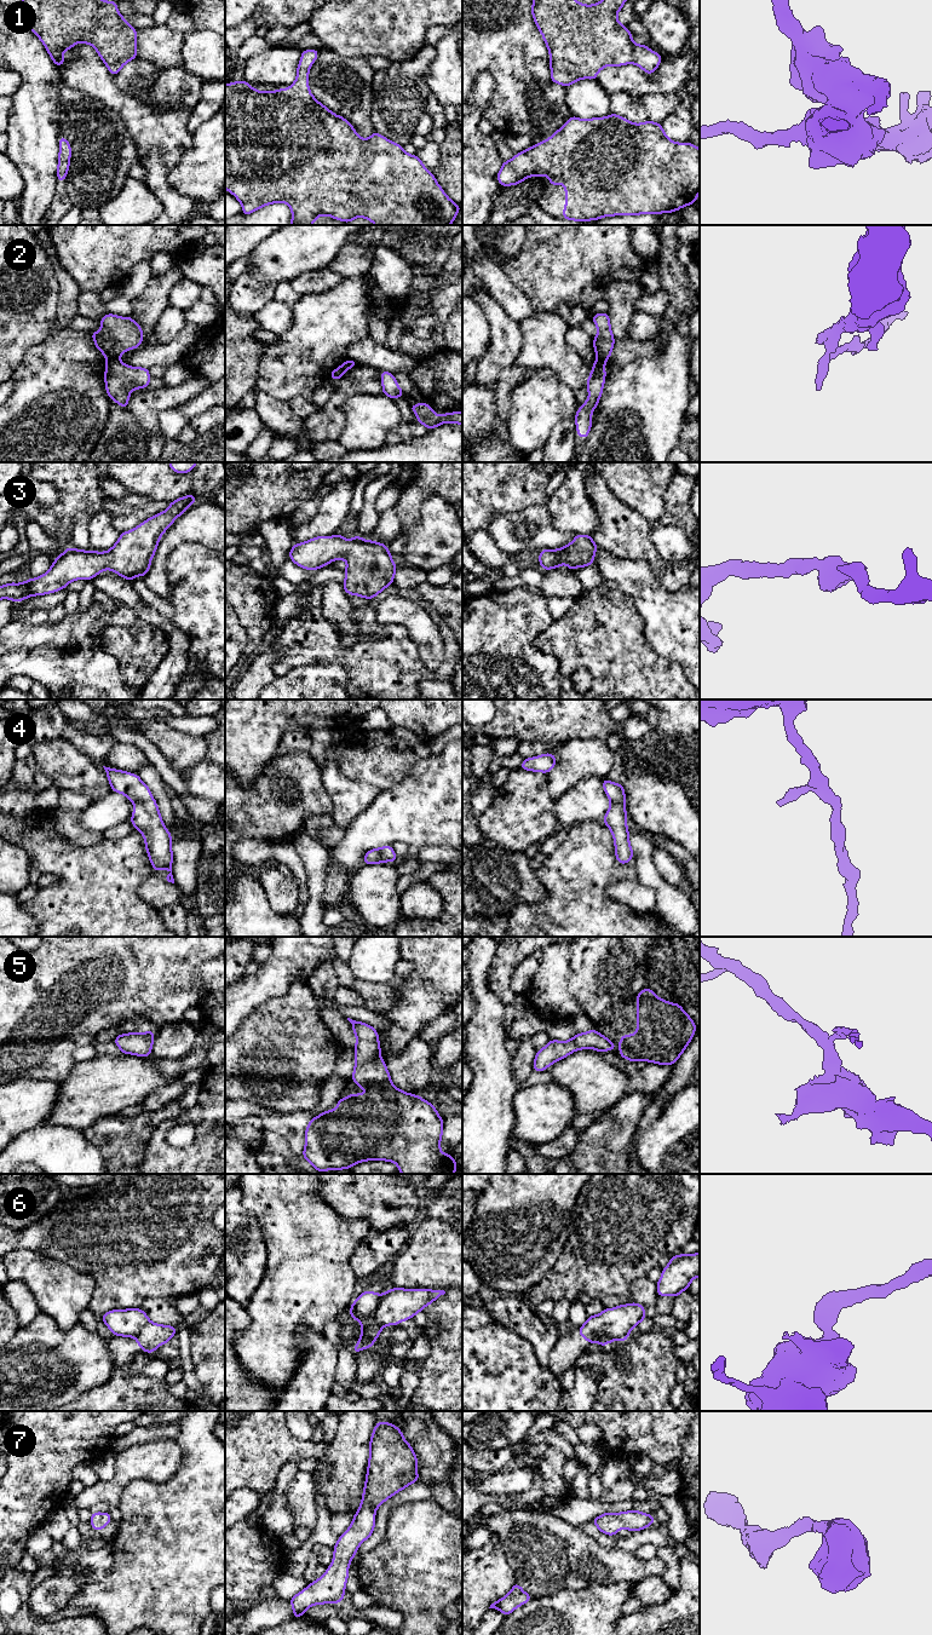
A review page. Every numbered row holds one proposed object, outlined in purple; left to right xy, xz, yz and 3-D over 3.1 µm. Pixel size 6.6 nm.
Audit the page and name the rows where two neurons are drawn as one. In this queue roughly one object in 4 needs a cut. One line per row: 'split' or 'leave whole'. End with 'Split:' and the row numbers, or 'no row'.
1: leave whole
2: split
3: leave whole
4: leave whole
5: leave whole
6: split
7: leave whole
Split: 2, 6

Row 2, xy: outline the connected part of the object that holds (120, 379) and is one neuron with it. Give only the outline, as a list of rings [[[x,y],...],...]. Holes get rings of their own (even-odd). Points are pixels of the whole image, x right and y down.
[[[119,358],[105,364],[105,390],[108,396],[120,407],[127,408],[132,390],[149,386],[150,374],[148,368],[136,368],[122,363]]]

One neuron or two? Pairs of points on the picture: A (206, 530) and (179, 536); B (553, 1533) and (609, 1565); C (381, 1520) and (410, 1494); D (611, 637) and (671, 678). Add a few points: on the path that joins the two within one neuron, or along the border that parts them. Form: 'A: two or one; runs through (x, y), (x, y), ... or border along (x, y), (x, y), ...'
A: one; runs through (200, 530), (185, 530)
B: one; runs through (567, 1547), (582, 1562), (596, 1565)
C: one; runs through (383, 1512), (402, 1496)
D: one; runs through (626, 651), (653, 678), (656, 678)

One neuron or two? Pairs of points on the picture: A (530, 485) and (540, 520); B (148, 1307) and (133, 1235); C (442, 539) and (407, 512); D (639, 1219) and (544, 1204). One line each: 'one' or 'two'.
A: two
B: two
C: two
D: two

